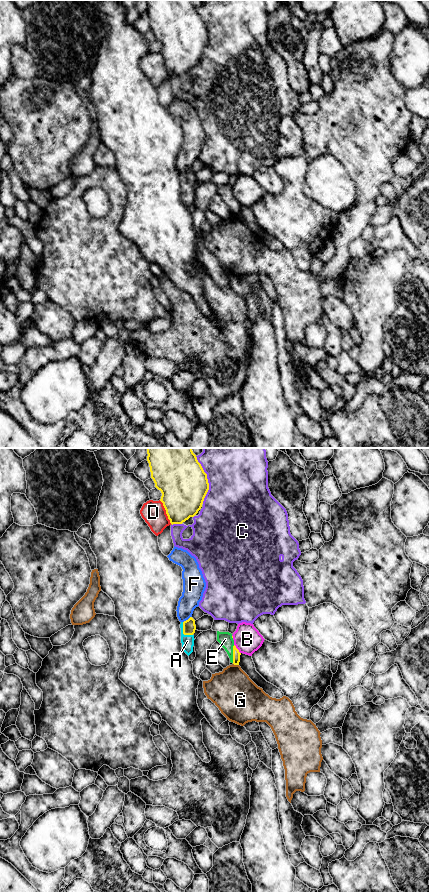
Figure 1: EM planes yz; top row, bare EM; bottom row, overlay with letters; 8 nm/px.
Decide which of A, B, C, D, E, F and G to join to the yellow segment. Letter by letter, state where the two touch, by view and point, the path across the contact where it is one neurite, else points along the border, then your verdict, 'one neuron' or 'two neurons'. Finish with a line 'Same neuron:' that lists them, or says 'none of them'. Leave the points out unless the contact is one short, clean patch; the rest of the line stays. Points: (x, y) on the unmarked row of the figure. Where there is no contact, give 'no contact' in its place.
A: yz (183, 184) | across yz (189, 179), (183, 184), (187, 189), (187, 193) | one neuron
B: yz (237, 201) | two neurons
C: yz (207, 32) | two neurons
D: yz (166, 64) | along yz (159, 52), (171, 75) | two neurons
E: yz (233, 206) | one neuron
F: yz (188, 171) | two neurons
G: yz (236, 216) | two neurons
Same neuron: A, E

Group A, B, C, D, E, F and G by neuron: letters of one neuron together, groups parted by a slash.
A E / B / C / D / F / G

